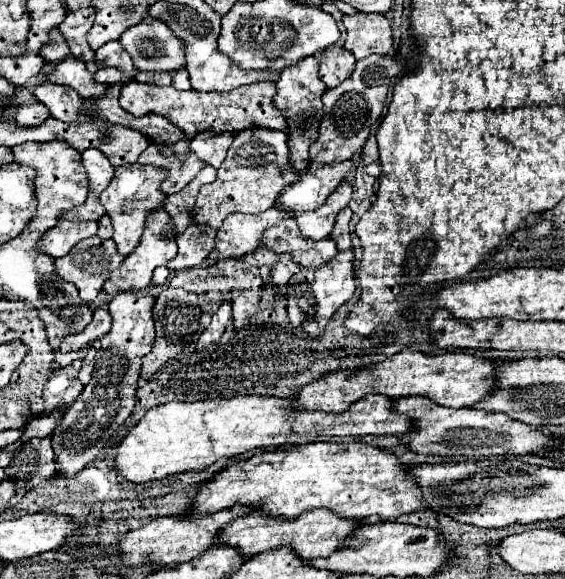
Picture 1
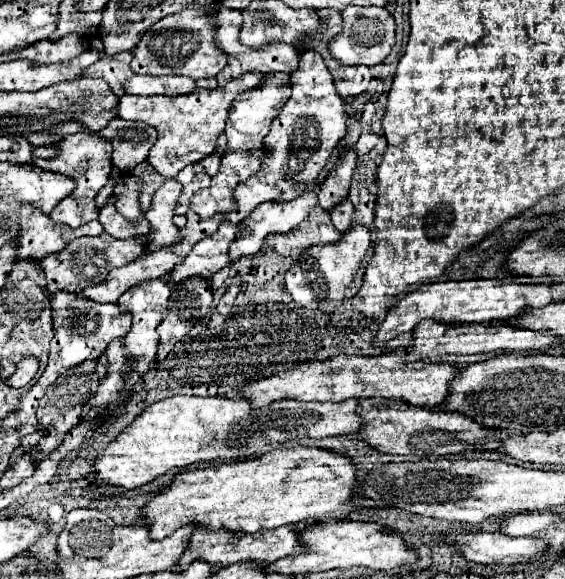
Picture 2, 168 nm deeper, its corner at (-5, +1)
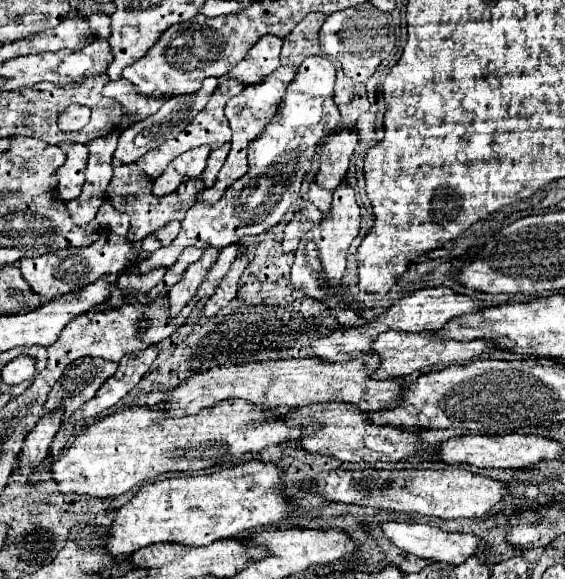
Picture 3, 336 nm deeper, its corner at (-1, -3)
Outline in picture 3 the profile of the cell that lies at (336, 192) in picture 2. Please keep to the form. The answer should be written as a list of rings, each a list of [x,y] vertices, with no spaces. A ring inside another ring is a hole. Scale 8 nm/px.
[[[342,128],[328,142],[324,142],[320,152],[320,168],[316,174],[316,184],[334,190],[344,180],[356,144],[358,138],[352,128]]]

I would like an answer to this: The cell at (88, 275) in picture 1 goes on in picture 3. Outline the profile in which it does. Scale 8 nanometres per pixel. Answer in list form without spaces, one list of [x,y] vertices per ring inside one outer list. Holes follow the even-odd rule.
[[[110,232],[110,236],[106,236],[106,240],[98,240],[88,248],[62,248],[56,252],[48,252],[44,256],[24,258],[24,260],[20,260],[20,272],[22,272],[24,282],[36,294],[40,294],[40,290],[42,290],[40,296],[46,300],[52,300],[70,290],[80,290],[82,286],[96,282],[96,278],[100,278],[104,274],[122,272],[132,248],[134,248],[134,244],[126,242],[124,236],[116,236]]]

